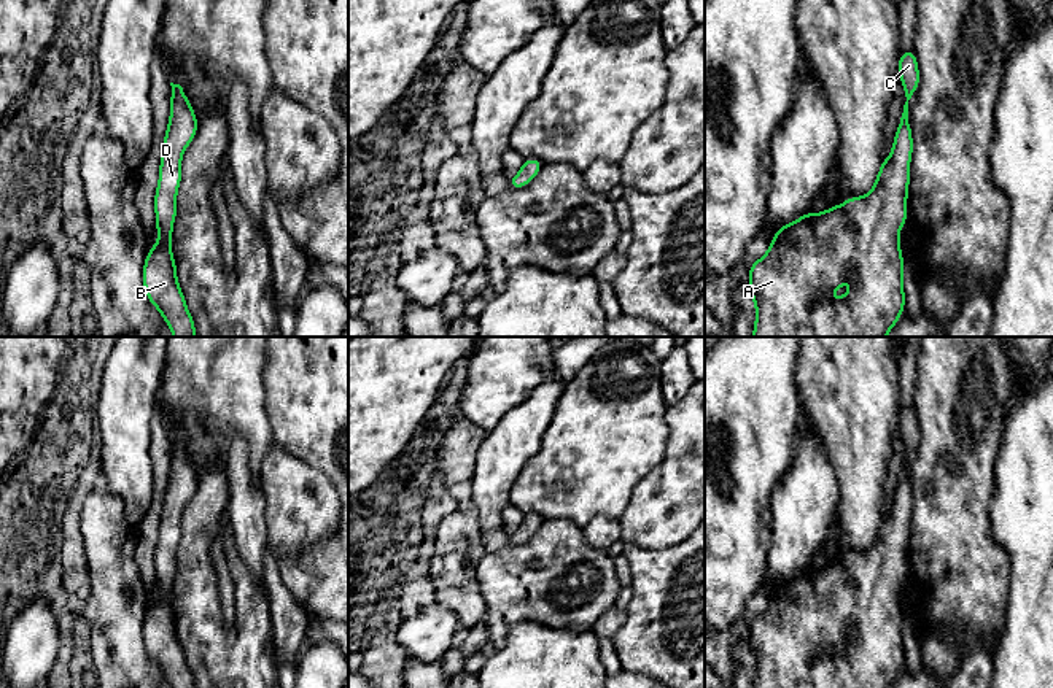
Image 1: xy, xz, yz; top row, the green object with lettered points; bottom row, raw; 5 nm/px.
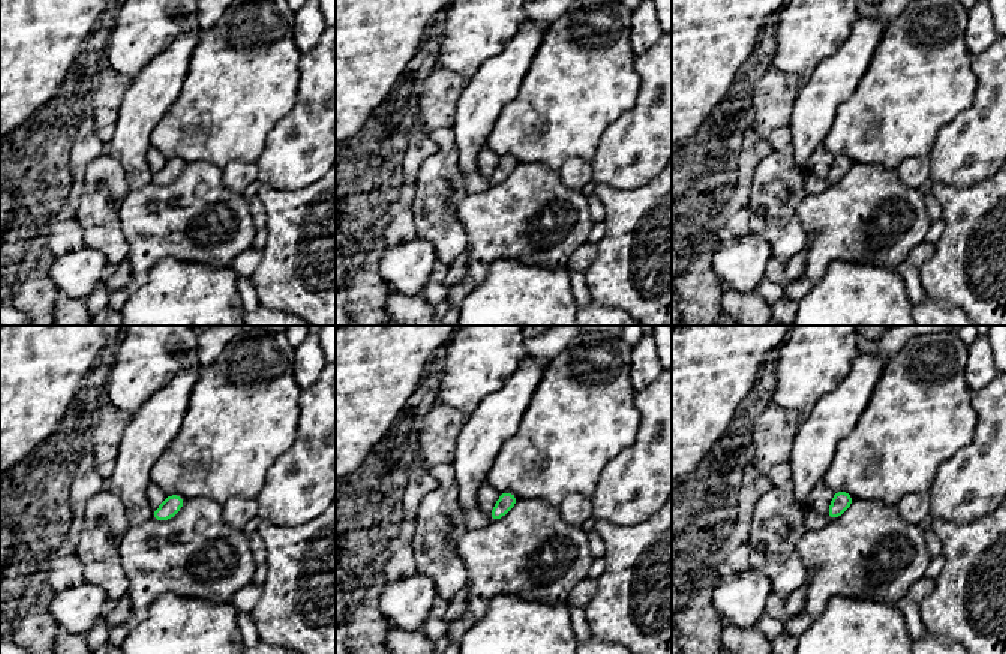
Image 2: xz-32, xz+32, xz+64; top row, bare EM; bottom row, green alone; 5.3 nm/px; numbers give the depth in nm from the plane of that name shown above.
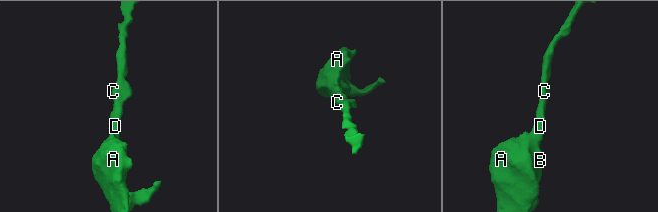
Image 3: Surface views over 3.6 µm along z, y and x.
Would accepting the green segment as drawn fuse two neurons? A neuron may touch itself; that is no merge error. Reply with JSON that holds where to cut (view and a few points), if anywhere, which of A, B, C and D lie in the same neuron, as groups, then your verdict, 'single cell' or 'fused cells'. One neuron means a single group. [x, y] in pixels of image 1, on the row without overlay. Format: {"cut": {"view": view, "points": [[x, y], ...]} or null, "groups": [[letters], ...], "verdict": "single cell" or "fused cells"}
{"cut": null, "groups": [["A", "B", "C", "D"]], "verdict": "single cell"}

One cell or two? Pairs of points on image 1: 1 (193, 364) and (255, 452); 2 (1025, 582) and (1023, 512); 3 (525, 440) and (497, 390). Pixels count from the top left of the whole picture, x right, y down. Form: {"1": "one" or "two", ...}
{"1": "one", "2": "one", "3": "two"}

